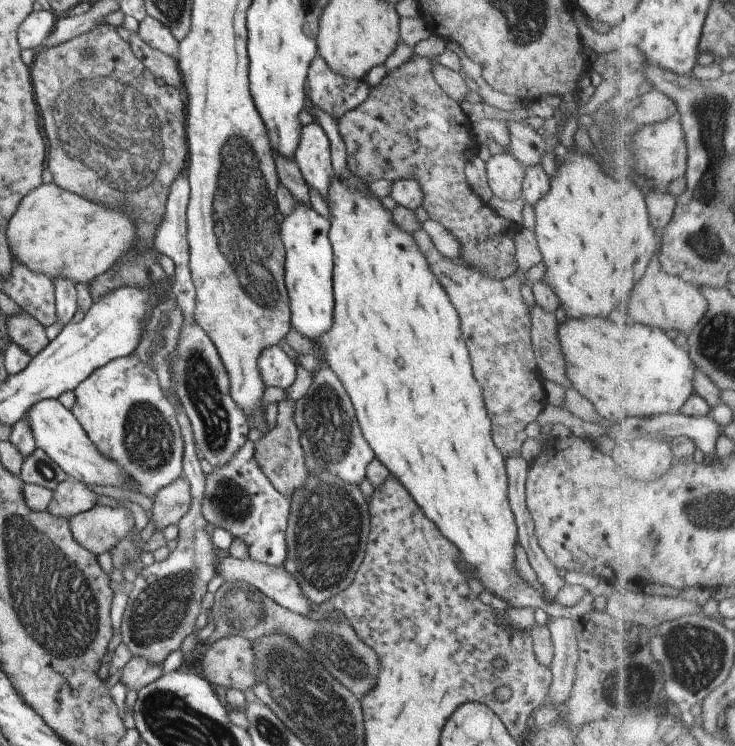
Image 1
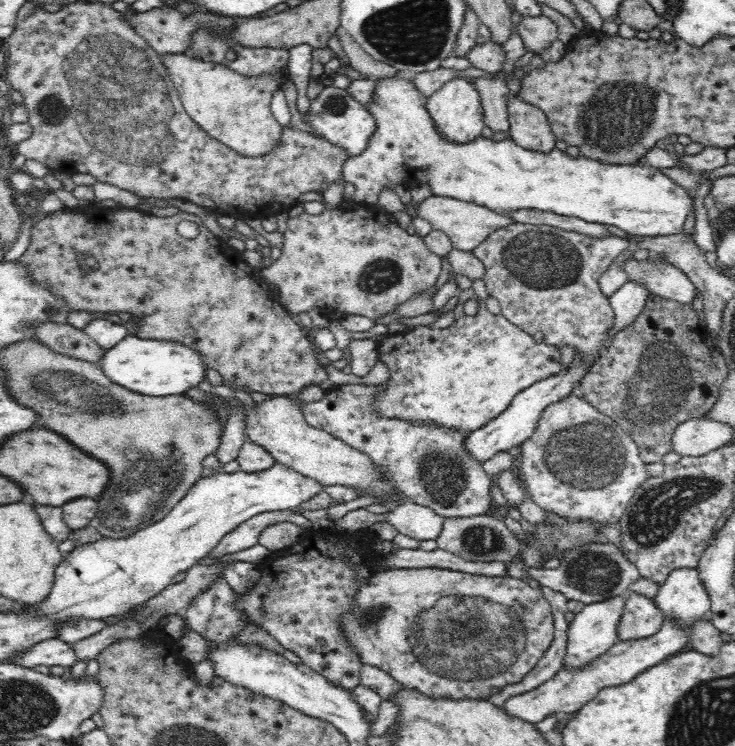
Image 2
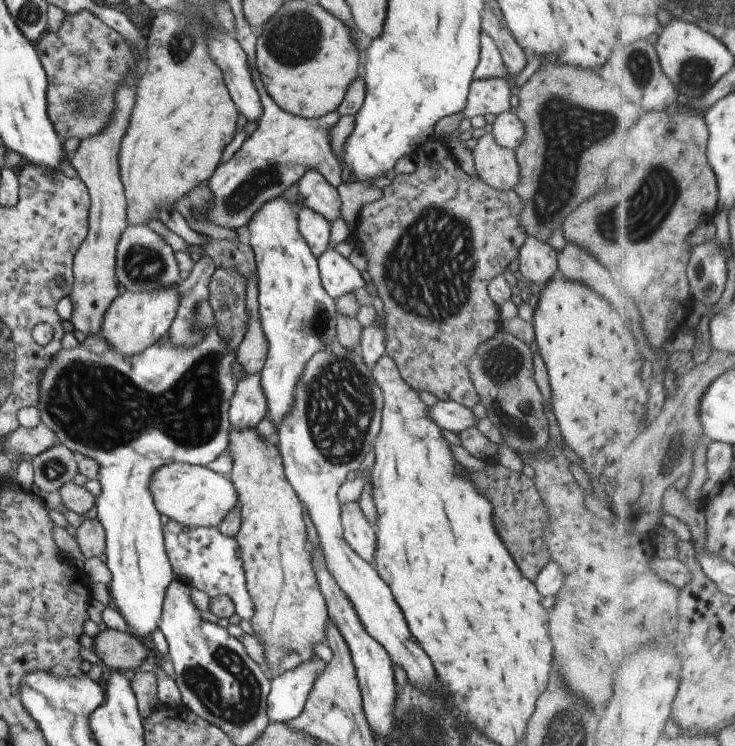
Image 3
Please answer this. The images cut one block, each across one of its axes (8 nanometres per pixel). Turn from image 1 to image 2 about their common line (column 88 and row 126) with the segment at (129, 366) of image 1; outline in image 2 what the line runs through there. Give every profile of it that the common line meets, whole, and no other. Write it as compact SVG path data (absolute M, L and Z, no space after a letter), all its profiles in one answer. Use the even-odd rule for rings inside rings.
M399 73L374 80L372 102L364 104L364 108L372 115L376 128L362 154L350 157L343 166L343 180L354 184L356 202L367 206L377 205L384 189L394 190L398 185L411 187L427 183L434 196L460 199L502 214L519 210L546 211L615 226L638 237L683 232L686 216L692 210L691 197L686 188L675 184L656 167L600 162L581 153L573 157L555 146L550 152L530 150L511 138L497 142L481 135L471 142L454 143L442 135L436 126L425 107L427 98L416 88L411 75Z

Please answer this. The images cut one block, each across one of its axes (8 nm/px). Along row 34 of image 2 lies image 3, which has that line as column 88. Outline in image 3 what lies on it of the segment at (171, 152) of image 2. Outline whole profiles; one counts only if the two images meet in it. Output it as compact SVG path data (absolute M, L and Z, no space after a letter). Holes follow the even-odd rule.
M82 10L64 13L60 27L54 31L46 30L33 45L46 74L47 116L61 142L66 138L77 138L81 142L99 134L114 112L114 92L124 82L126 75L139 67L124 38L92 12Z

